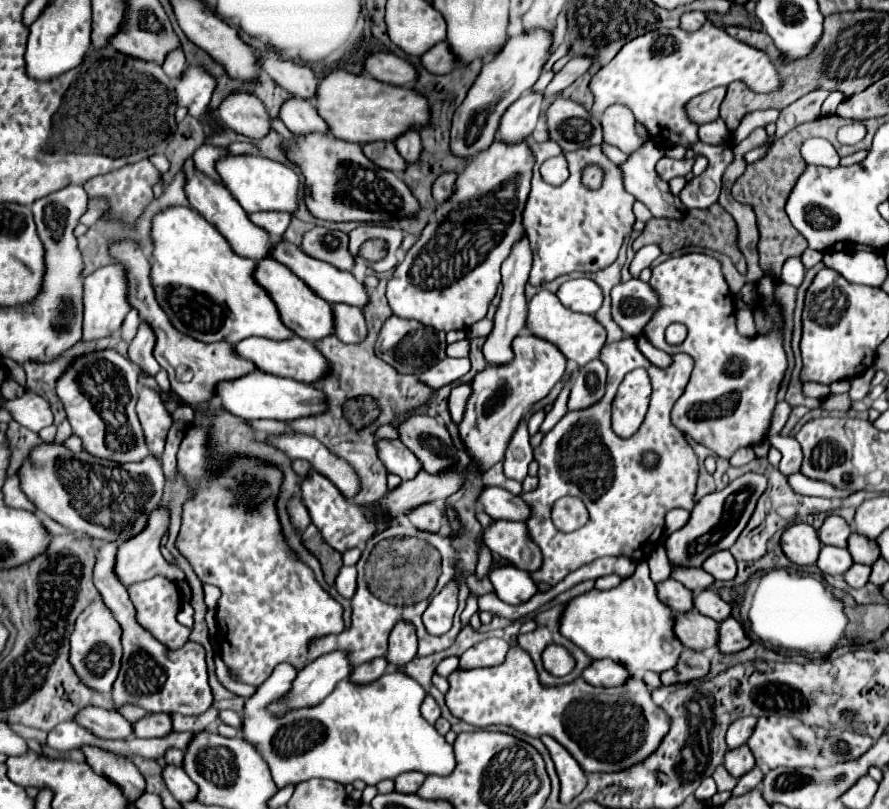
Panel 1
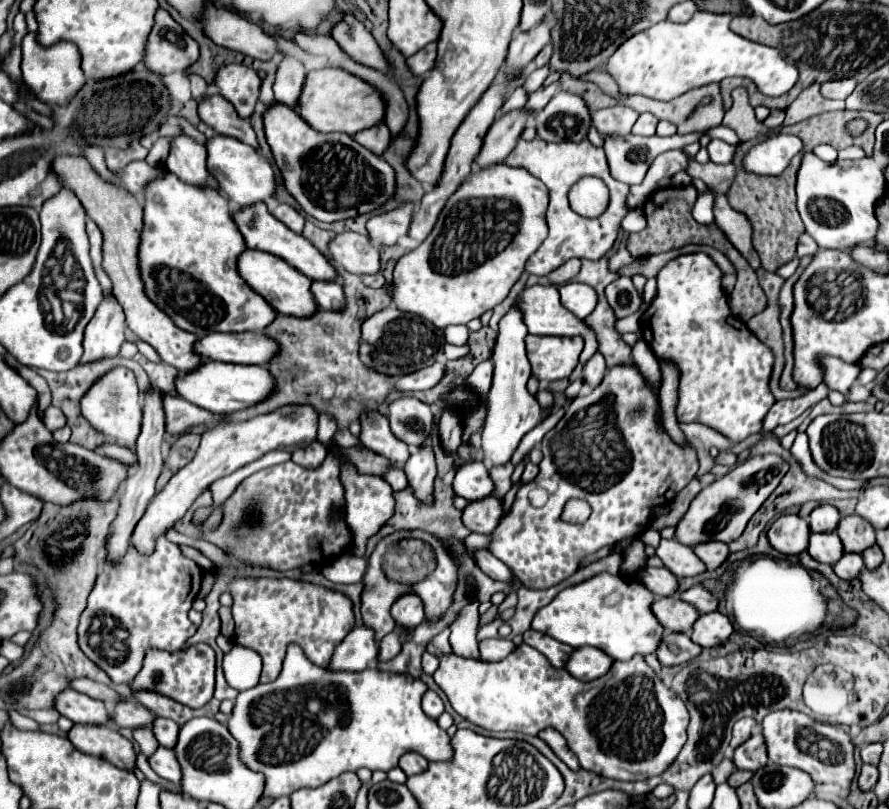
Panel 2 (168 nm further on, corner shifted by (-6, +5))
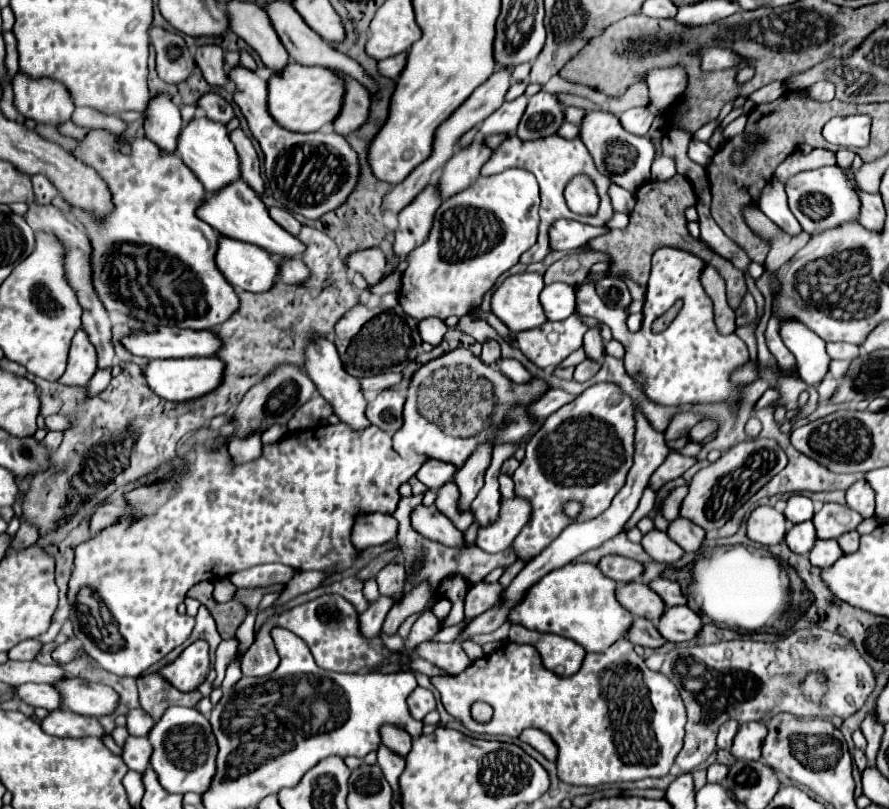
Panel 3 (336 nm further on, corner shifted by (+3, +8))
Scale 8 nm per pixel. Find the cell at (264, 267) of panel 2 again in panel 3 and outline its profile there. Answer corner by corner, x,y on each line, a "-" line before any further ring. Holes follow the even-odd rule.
221,236
215,256
217,268
236,291
269,292
279,276
279,264
263,248

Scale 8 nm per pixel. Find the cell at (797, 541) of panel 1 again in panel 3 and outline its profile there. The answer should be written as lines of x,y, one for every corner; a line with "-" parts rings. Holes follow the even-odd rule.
759,506
749,514
747,536
753,542
773,546
783,542
783,536
787,536
787,532
789,532
787,518
771,506

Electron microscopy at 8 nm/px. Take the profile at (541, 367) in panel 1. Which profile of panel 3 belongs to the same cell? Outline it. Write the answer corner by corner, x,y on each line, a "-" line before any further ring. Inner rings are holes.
573,314
561,322
547,322
541,328
517,334
517,348
537,368
557,368
573,350
581,348
587,326

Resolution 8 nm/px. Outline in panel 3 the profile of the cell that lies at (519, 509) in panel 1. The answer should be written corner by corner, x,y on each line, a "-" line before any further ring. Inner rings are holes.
429,460
427,464
421,466
421,470
417,472
417,478
431,490
441,488
443,484
453,482
455,472
459,468
455,468
455,464
445,464
443,460

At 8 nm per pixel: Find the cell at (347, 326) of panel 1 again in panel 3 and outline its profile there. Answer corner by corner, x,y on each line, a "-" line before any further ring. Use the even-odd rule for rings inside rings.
293,258
293,260
283,260
281,262
281,272
279,272
279,280
283,284
303,284
303,280
307,280
311,272
307,272
307,266
303,264
301,258

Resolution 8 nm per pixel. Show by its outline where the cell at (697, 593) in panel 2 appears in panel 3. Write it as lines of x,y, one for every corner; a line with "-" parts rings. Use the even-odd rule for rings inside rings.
657,578
649,584
661,598
667,606
681,606
681,604
687,604
687,598
681,590
681,586
673,580
667,580
667,578

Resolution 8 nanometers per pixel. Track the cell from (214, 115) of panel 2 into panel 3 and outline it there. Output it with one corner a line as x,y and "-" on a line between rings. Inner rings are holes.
241,128
233,130
233,134
229,134
231,142
237,146
237,154
239,154
239,160
241,160
241,176
247,180
247,184
257,192
261,194
263,192
263,178
259,174
259,160
257,160
257,152
251,144
251,140
245,136
245,132

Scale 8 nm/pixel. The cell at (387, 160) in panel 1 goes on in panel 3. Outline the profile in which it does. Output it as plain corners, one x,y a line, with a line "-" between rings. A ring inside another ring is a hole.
343,76
347,82
347,94
343,100
343,108
333,122
335,132
341,136
349,136
351,132
357,132
369,118
369,94
367,90
353,78

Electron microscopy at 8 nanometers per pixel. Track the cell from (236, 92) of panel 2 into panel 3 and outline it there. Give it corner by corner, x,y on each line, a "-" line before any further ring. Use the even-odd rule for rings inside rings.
201,46
195,52
195,62
203,72
203,78
211,86
225,86
229,84
229,74
225,70
225,56
219,46

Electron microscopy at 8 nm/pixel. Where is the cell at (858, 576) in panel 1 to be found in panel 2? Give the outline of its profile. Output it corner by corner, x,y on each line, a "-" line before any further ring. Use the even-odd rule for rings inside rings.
844,551
844,555
834,563
834,571
840,579
856,579
856,575
864,569
864,561
860,559
858,553
848,553

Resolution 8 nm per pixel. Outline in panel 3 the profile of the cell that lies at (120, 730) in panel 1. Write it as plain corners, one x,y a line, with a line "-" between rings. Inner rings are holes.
23,684
17,688
17,694
23,702
31,706
41,706
47,710
59,710
61,708
61,692
51,684

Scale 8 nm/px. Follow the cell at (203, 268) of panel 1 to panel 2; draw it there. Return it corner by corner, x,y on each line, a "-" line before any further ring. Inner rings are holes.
170,171
154,177
144,187
144,225
140,233
138,267
148,299
164,311
176,327
194,333
238,333
238,331
262,331
274,317
276,311
256,295
236,271
236,259
244,251
240,231
232,223
228,199
210,187
194,187
180,181

